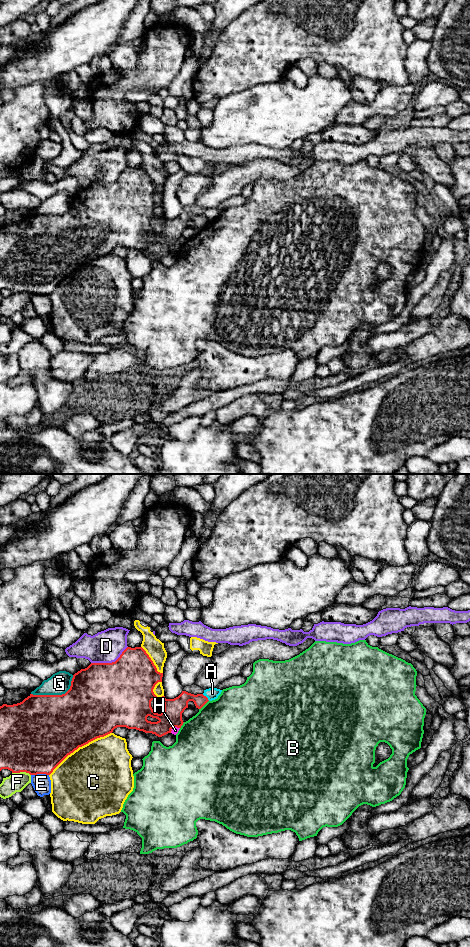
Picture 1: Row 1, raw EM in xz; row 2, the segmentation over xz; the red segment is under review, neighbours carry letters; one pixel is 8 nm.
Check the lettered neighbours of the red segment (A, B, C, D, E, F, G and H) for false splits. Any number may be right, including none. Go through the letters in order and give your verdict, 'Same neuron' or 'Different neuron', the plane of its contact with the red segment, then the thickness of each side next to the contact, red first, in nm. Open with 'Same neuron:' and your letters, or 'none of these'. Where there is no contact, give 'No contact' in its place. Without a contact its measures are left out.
Same neuron: none of these
A: Different neuron. Touches red in xz. Thickness 130 nm (red) against 100 nm
B: Different neuron. Touches red in xz. Thickness 160 nm (red) against 500 nm
C: Different neuron. Touches red in xz. Thickness 500 nm (red) against 480 nm
D: Different neuron. Touches red in xz. Thickness 500 nm (red) against 260 nm
E: Different neuron. Touches red in xz. Thickness 500 nm (red) against 150 nm
F: Different neuron. Touches red in xz. Thickness 500 nm (red) against 150 nm
G: Different neuron. Touches red in xz. Thickness 500 nm (red) against 180 nm
H: Different neuron. Touches red in xz. Thickness 160 nm (red) against 50 nm

